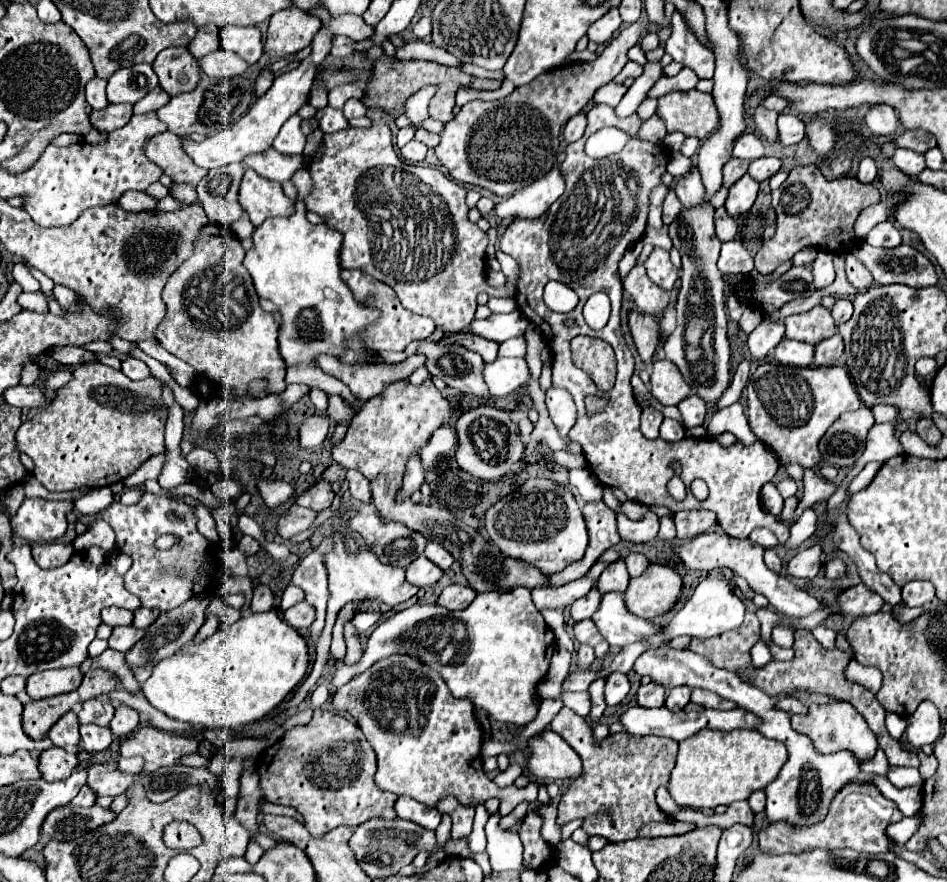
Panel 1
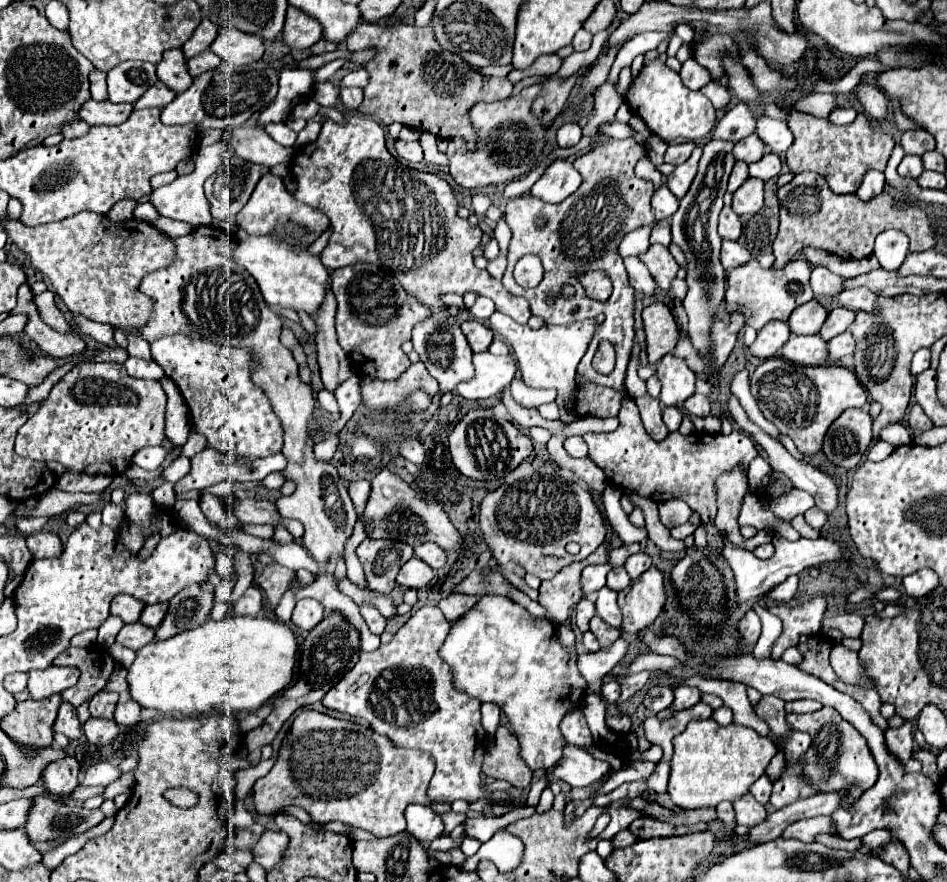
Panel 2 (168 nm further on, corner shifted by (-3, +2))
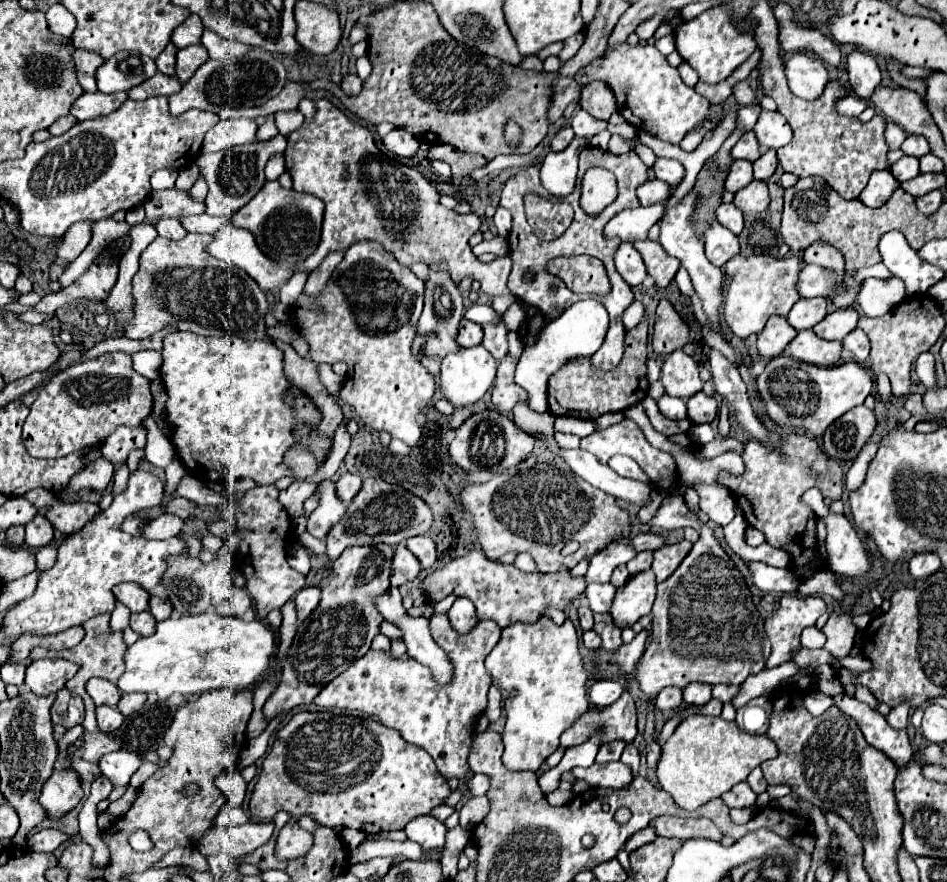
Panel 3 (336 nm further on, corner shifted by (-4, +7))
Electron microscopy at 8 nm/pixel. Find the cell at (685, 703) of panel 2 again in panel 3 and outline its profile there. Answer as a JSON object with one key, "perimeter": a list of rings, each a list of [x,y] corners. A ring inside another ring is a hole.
{"perimeter":[[[688,684],[684,690],[684,704],[688,706],[704,706],[712,698],[712,686],[708,684]]]}

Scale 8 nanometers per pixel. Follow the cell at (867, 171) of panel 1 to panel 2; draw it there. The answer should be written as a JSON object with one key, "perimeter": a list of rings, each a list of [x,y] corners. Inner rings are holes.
{"perimeter":[[[871,169],[863,175],[863,181],[861,181],[861,187],[857,189],[857,195],[859,195],[859,199],[869,201],[871,197],[875,197],[883,191],[883,185],[885,185],[885,175],[881,171]]]}

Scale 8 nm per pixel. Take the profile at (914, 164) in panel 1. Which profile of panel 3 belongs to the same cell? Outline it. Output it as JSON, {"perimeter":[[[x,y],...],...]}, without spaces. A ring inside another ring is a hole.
{"perimeter":[[[902,156],[898,162],[894,162],[890,166],[890,172],[892,172],[892,176],[898,182],[912,180],[912,178],[916,178],[920,174],[920,170],[918,170],[918,158],[914,158],[914,156]]]}

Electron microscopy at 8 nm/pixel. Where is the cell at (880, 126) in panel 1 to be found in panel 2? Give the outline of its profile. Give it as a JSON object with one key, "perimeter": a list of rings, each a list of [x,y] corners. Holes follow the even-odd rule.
{"perimeter":[[[861,83],[857,85],[857,99],[861,101],[861,105],[865,107],[865,111],[869,113],[871,119],[875,121],[885,121],[889,115],[889,105],[887,105],[887,97],[871,83]]]}

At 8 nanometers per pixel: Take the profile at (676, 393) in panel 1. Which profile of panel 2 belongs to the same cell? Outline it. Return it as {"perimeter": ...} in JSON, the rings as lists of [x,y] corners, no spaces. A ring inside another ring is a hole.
{"perimeter":[[[665,355],[657,363],[657,377],[661,381],[661,403],[681,407],[687,397],[695,391],[695,373],[687,367],[685,359],[675,355]]]}

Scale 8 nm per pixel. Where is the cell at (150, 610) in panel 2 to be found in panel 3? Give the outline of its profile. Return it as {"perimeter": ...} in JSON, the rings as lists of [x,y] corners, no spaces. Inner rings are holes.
{"perimeter":[[[152,596],[150,598],[150,612],[152,616],[160,622],[160,620],[166,620],[170,618],[172,614],[172,604],[168,598],[160,598],[160,596]]]}

